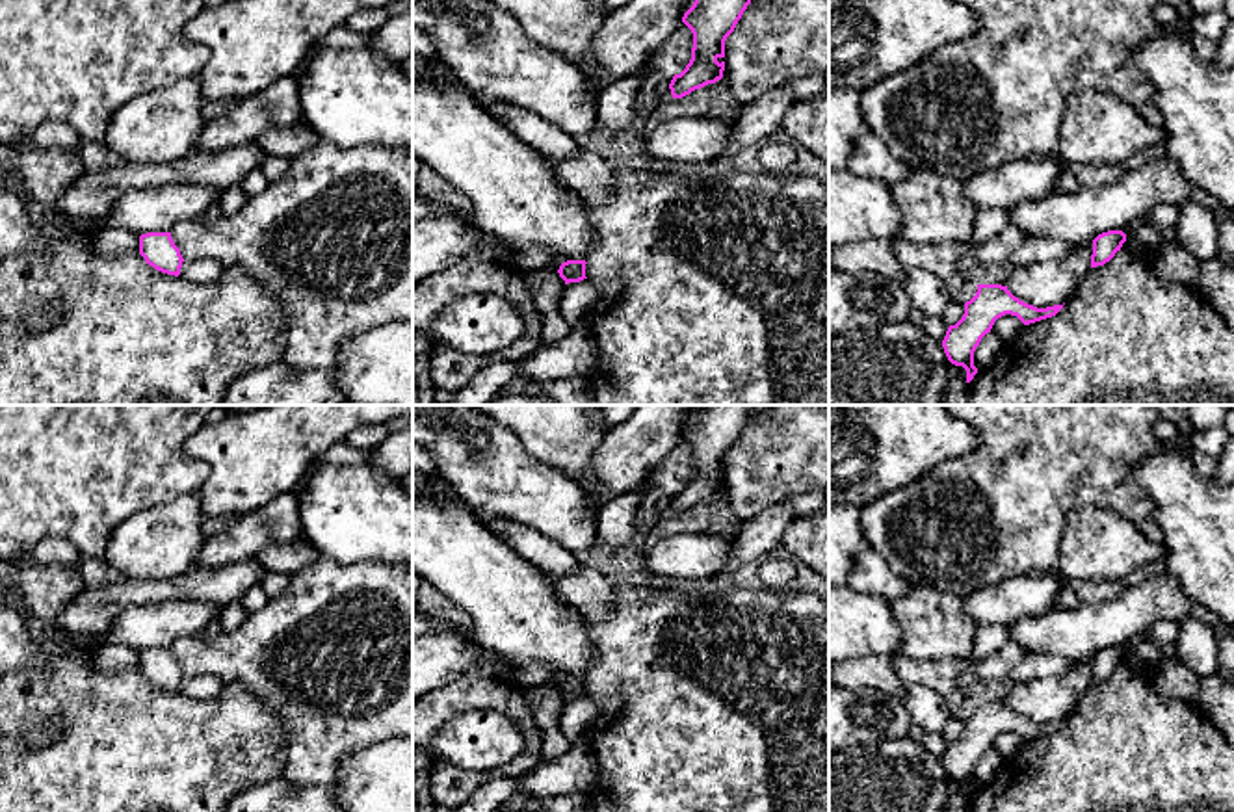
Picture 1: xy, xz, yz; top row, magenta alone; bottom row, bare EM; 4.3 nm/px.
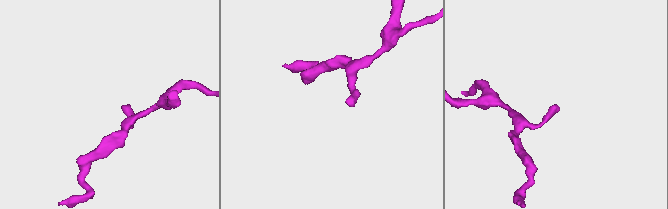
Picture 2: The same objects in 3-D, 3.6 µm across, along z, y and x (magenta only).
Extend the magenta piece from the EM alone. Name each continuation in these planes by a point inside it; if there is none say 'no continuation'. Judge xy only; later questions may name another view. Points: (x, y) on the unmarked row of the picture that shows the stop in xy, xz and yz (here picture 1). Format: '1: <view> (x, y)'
no continuation

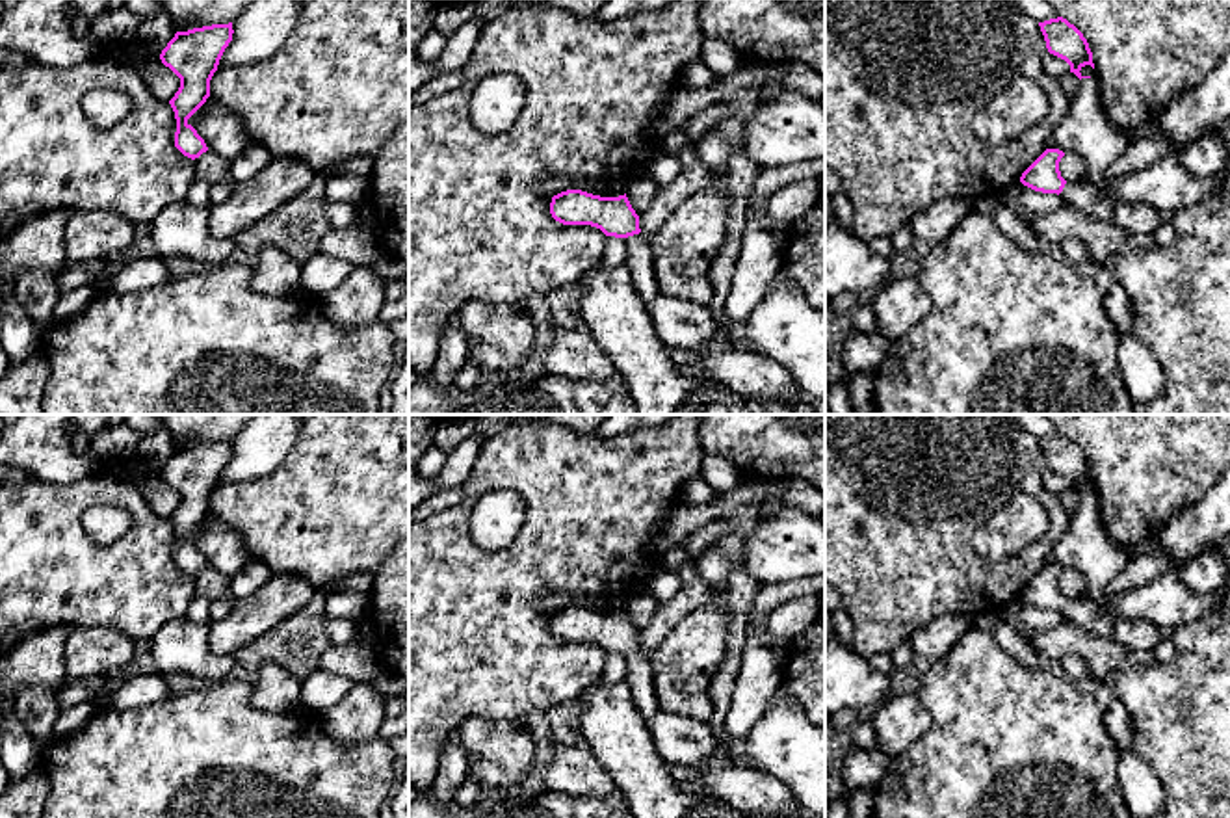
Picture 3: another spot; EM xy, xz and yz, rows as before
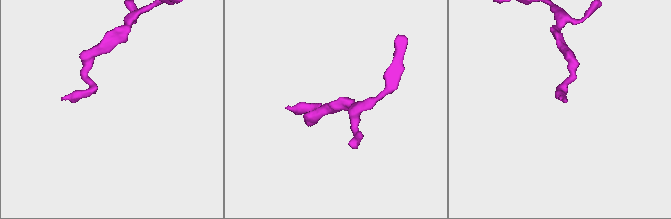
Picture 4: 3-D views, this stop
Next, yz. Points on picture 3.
1: yz (1087, 612)

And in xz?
1: xz (640, 679)

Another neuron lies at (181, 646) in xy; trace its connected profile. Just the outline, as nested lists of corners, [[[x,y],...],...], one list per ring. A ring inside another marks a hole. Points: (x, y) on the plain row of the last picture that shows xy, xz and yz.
[[[177,617],[160,627],[150,638],[152,658],[162,673],[186,673],[206,684],[229,677],[234,660],[217,656],[208,645],[210,625]]]

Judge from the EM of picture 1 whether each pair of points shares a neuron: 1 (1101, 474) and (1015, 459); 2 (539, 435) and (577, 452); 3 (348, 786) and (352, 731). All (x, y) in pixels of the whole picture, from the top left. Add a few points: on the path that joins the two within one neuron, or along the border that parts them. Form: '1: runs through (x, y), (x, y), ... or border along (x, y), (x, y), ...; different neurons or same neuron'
1: runs through (1080, 459), (1036, 459); same neuron
2: runs through (549, 435), (560, 435), (567, 443); same neuron
3: border along (391, 738), (350, 753), (329, 785); different neurons

